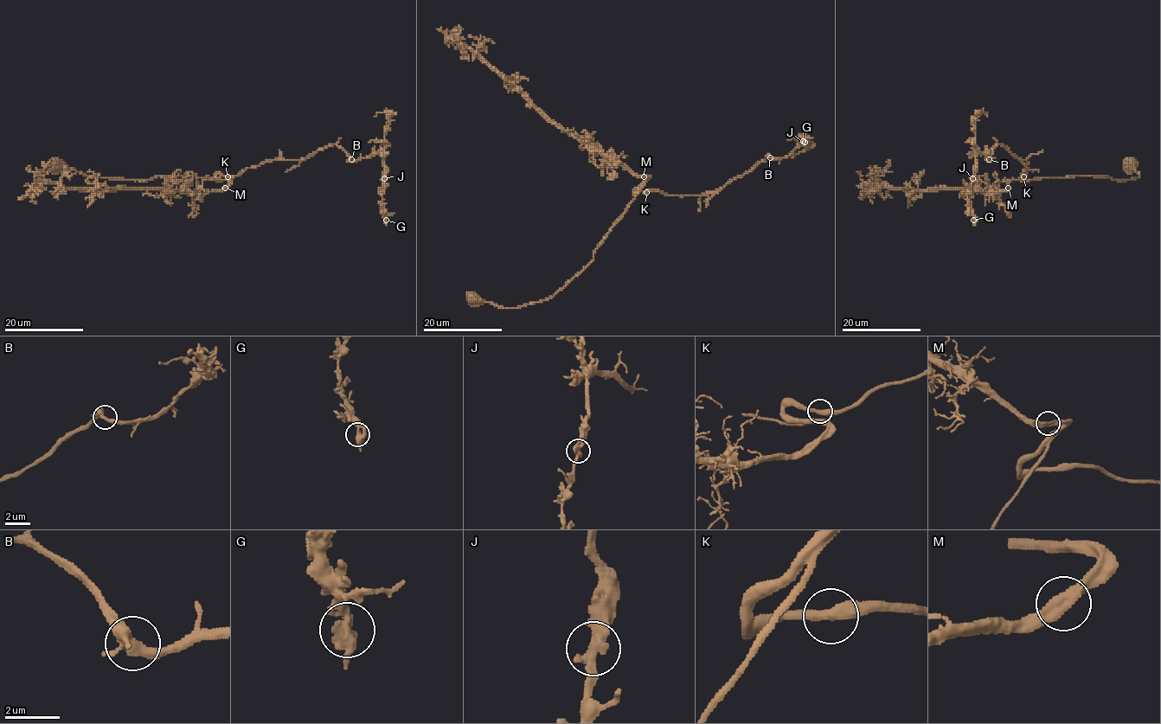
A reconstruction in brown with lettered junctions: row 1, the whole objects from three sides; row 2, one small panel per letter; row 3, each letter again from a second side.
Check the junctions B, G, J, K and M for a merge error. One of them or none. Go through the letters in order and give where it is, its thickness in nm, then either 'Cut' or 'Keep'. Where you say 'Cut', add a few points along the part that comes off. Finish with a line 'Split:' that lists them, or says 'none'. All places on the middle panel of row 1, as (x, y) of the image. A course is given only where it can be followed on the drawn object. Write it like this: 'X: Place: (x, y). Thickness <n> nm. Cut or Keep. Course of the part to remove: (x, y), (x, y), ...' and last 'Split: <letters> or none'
B: Place: (770, 157). Thickness 440 nm. Keep
G: Place: (805, 142). Thickness 440 nm. Keep
J: Place: (803, 141). Thickness 400 nm. Keep
K: Place: (646, 192). Thickness 400 nm. Keep
M: Place: (644, 176). Thickness 440 nm. Keep
Split: none

